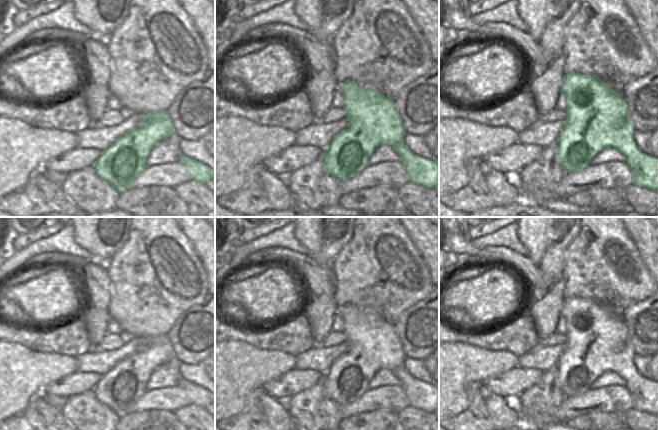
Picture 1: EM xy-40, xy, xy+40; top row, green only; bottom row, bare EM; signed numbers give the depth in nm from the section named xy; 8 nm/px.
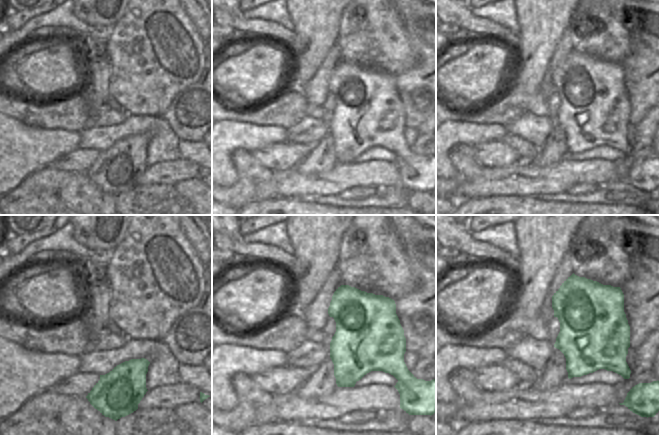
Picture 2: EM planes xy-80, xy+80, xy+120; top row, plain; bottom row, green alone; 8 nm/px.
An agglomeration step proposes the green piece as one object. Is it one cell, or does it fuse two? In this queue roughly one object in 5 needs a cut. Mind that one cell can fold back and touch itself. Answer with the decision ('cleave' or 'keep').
keep

